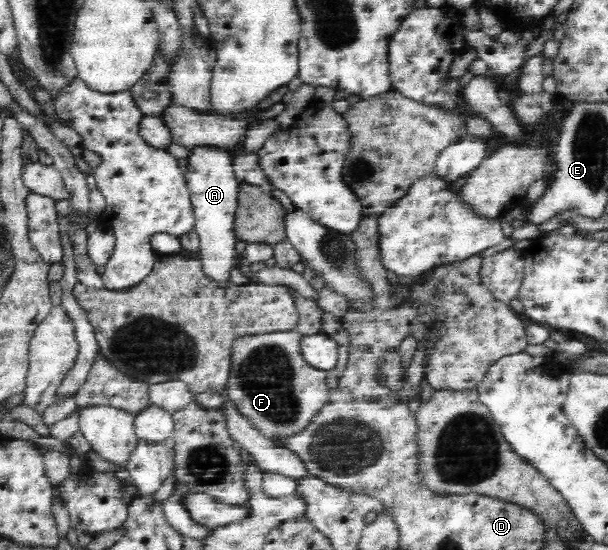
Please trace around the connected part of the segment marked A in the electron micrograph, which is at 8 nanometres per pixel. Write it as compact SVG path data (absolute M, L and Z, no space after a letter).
M215 147L192 148L184 174L194 215L194 232L200 239L199 259L203 273L219 283L231 282L230 272L236 258L235 214L238 208L240 181L234 173L232 155Z

